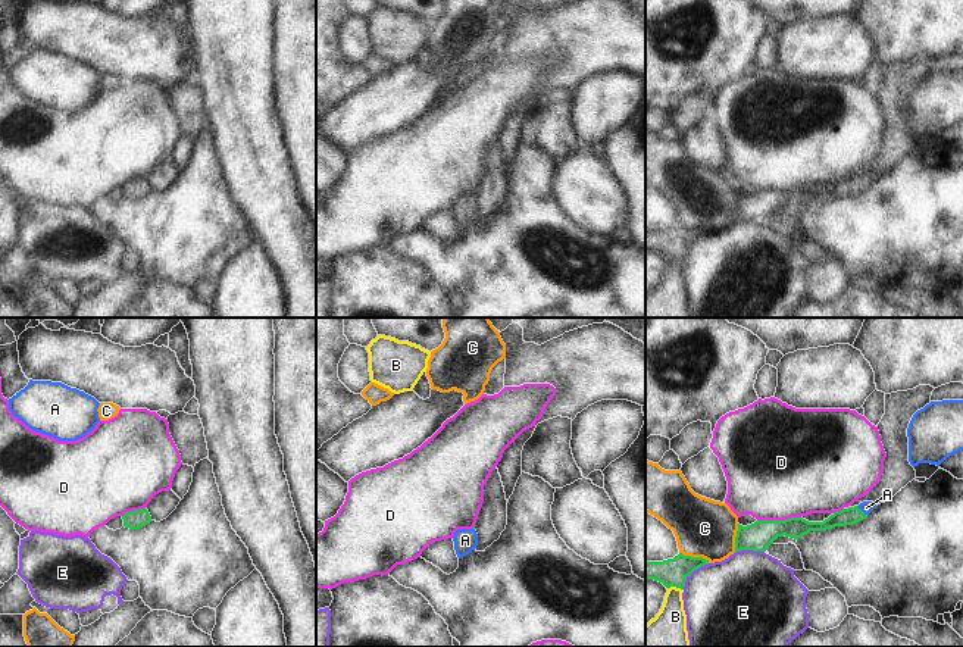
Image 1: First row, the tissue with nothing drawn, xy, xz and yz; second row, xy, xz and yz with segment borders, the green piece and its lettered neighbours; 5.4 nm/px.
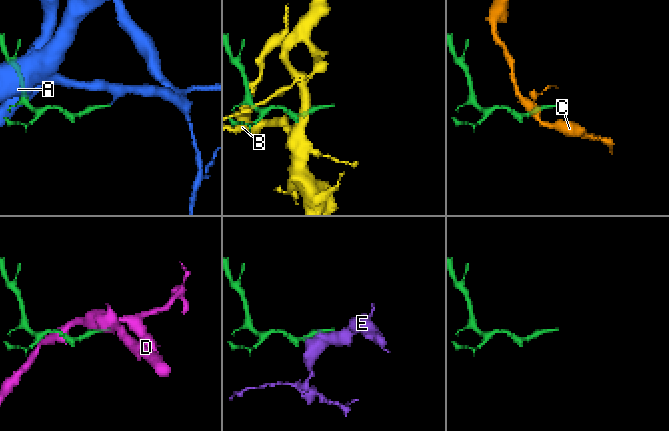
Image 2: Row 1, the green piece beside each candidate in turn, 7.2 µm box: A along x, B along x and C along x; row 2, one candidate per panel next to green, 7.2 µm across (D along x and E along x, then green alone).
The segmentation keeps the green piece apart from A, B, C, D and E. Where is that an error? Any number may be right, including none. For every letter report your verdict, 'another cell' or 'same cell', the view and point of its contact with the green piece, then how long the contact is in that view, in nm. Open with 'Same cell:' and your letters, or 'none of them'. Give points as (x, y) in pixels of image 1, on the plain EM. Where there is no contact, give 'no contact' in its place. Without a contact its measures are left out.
Same cell: A
A: same cell; meets green in yz at (860, 181); contact 80 nm long
B: another cell; meets green in yz at (675, 256); contact 90 nm long
C: another cell; meets green in yz at (694, 228); contact 180 nm long
D: another cell; meets green in yz at (778, 191); contact 240 nm long
E: another cell; meets green in yz at (693, 241); contact 200 nm long

